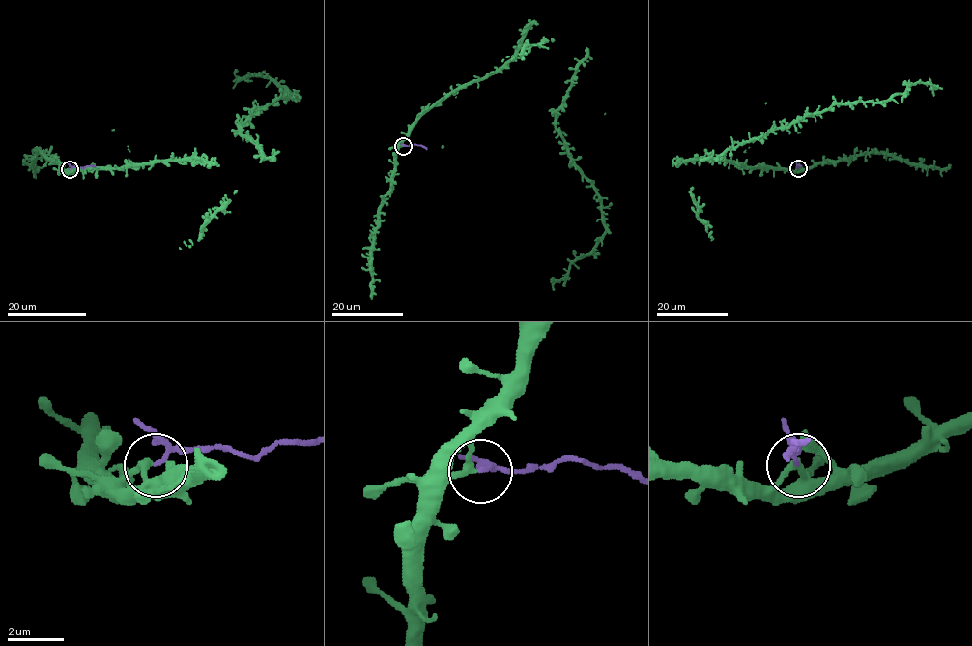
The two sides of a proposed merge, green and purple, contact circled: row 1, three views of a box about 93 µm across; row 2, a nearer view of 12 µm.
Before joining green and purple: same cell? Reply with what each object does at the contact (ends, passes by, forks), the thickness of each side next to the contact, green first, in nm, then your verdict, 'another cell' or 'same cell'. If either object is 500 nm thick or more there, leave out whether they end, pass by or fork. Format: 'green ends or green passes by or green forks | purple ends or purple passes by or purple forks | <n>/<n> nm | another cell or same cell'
green passes by | purple passes by | 200/120 nm | another cell

